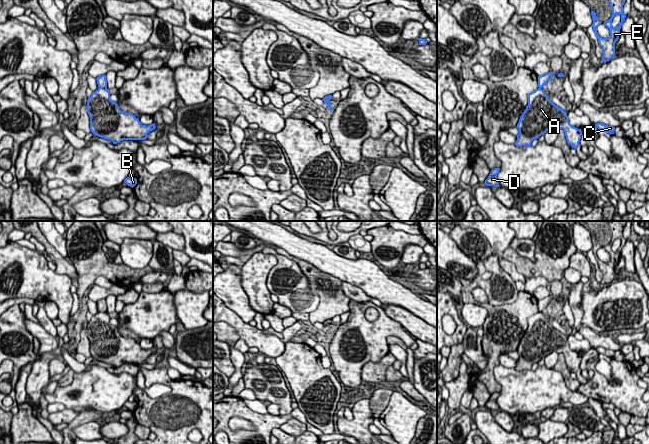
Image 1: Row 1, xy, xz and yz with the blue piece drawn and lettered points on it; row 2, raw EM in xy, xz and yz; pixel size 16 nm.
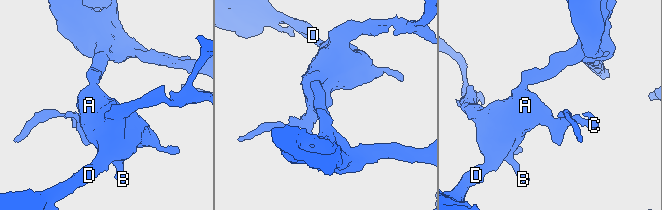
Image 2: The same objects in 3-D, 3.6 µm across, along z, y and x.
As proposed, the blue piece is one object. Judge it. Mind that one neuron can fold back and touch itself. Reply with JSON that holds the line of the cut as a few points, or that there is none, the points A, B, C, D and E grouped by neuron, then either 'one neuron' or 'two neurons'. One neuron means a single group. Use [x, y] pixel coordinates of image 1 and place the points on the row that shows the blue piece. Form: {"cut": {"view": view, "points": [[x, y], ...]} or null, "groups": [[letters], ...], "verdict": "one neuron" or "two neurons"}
{"cut": {"view": "xy", "points": [[99, 87], [106, 88]]}, "groups": [["A", "B", "C", "D"], ["E"]], "verdict": "two neurons"}

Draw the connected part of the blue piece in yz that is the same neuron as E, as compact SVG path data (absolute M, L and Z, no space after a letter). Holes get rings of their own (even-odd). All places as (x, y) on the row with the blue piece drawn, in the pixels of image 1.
M609 0L610 6L612 8L612 15L608 21L604 22L604 25L610 30L610 36L608 38L602 38L598 34L597 27L602 22L596 16L595 11L591 11L592 20L593 20L592 27L598 39L598 43L602 47L602 50L603 50L602 62L609 61L610 59L615 57L615 43L619 39L620 29L621 29L623 21L626 18L626 15L623 13L623 5L625 1L626 0ZM616 14L621 15L621 22L616 28L613 28L612 19Z

